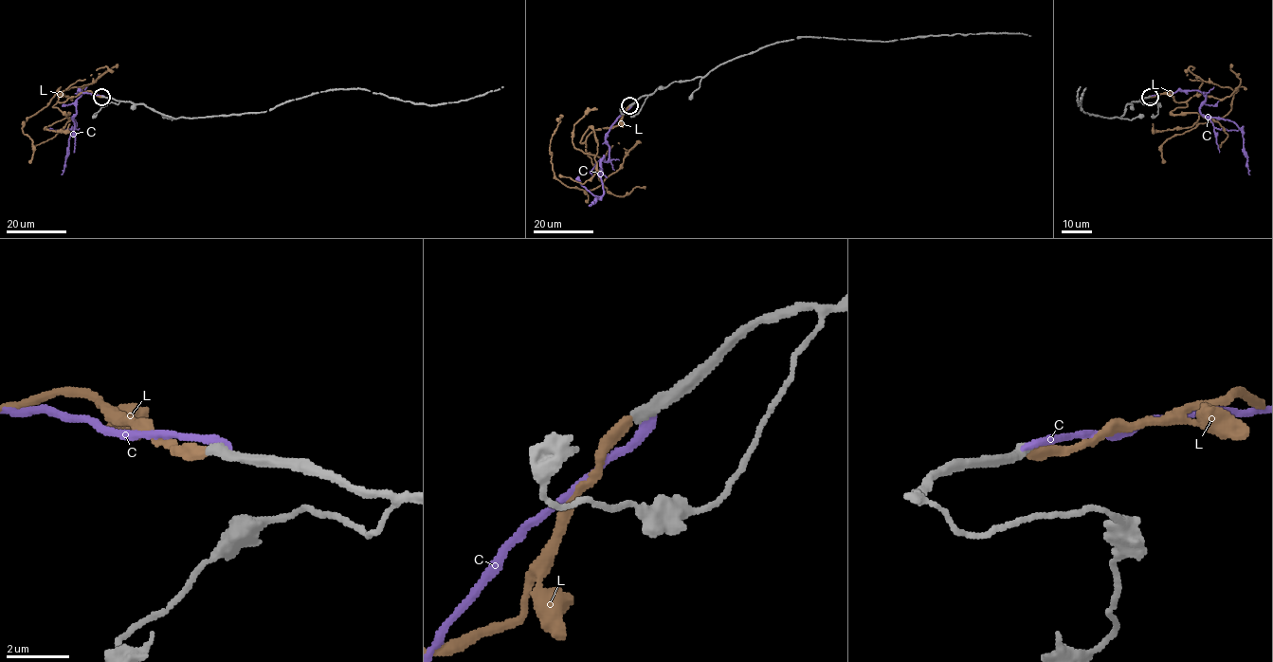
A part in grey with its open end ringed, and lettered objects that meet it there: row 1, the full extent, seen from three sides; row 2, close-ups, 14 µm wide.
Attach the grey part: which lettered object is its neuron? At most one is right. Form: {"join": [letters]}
{"join": ["L"]}

